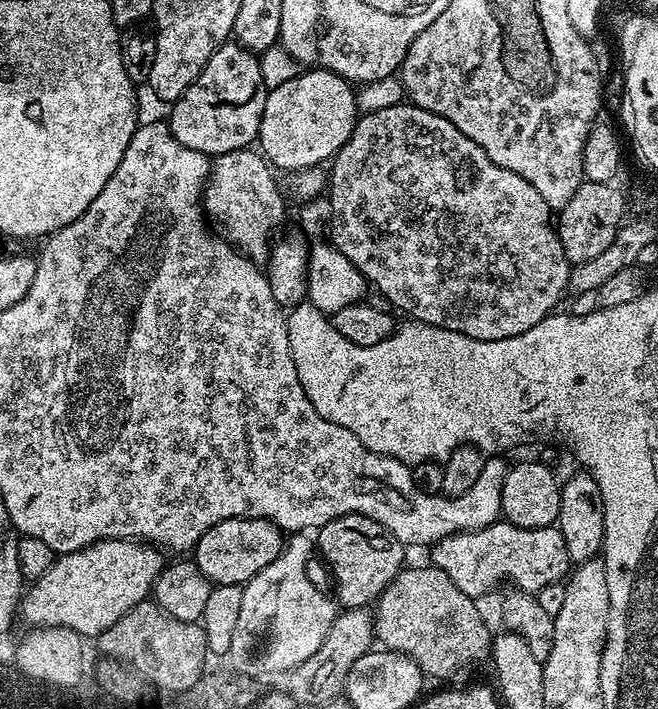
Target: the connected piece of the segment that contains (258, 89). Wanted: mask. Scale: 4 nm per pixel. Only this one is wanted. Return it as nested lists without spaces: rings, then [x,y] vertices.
[[[239,42],[223,44],[210,58],[210,62],[202,70],[202,74],[198,74],[198,78],[181,94],[180,99],[171,105],[172,133],[186,146],[199,152],[205,152],[210,158],[230,151],[247,149],[260,135],[260,123],[269,91],[269,85],[264,83],[260,56],[251,48],[244,48]]]

